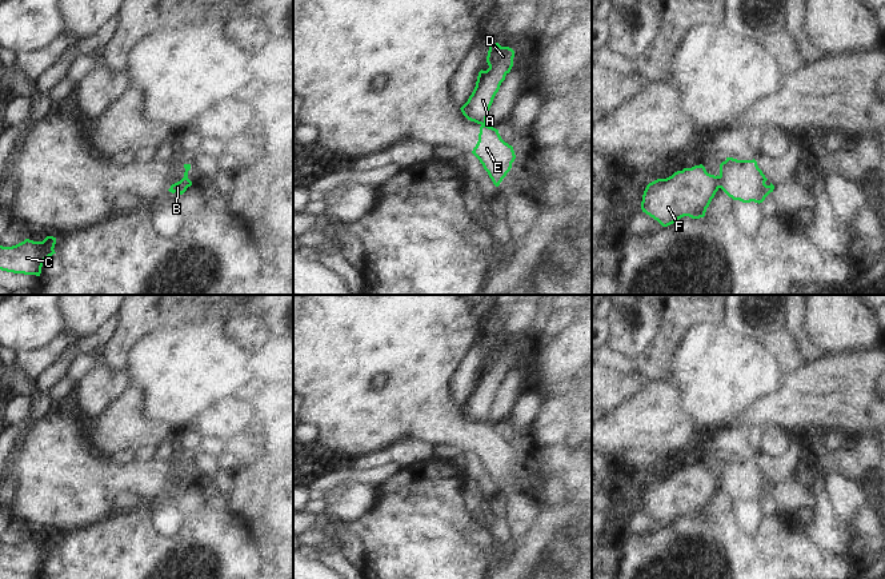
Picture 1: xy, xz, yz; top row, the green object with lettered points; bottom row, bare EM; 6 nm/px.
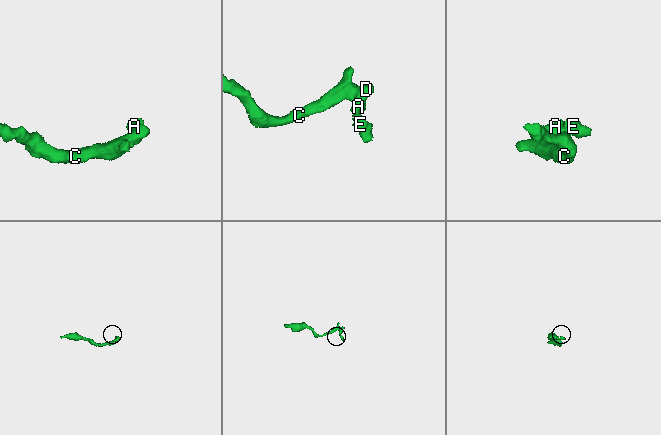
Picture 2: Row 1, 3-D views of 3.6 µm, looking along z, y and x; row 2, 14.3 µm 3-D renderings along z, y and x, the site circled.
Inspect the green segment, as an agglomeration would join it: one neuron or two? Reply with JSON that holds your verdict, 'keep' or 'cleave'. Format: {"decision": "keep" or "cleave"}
{"decision": "cleave"}

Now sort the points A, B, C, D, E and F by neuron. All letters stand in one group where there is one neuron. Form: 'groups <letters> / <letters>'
groups A C D F / B E

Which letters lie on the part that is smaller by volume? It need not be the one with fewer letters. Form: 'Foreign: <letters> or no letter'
Foreign: B, E

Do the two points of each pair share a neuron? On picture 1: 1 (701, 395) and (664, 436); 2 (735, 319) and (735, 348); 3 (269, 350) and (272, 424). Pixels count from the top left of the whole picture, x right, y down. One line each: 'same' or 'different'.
1: different
2: different
3: same

